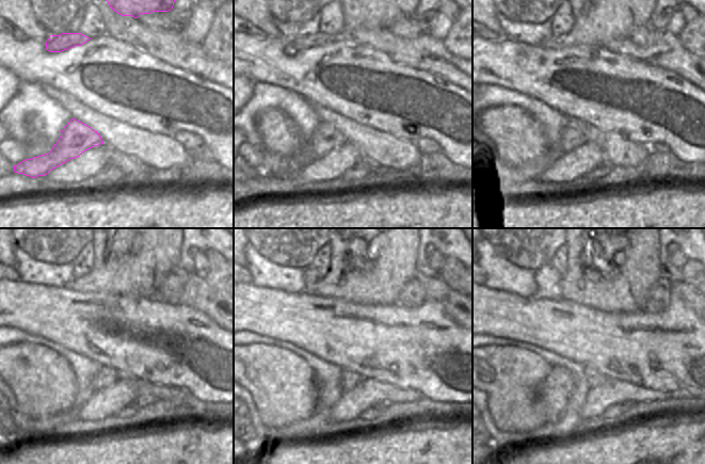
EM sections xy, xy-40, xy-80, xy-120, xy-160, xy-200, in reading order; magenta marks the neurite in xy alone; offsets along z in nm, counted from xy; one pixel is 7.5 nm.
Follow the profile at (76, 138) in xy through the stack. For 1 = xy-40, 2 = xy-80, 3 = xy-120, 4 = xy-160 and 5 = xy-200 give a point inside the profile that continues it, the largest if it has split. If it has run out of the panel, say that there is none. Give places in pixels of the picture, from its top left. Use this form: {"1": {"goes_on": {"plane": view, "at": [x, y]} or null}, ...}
{"1": {"goes_on": {"plane": "xy-40", "at": [325, 138]}}, "2": {"goes_on": {"plane": "xy-80", "at": [571, 138]}}, "3": {"goes_on": {"plane": "xy-120", "at": [107, 377]}}, "4": {"goes_on": {"plane": "xy-160", "at": [349, 379]}}, "5": {"goes_on": {"plane": "xy-200", "at": [592, 376]}}}

